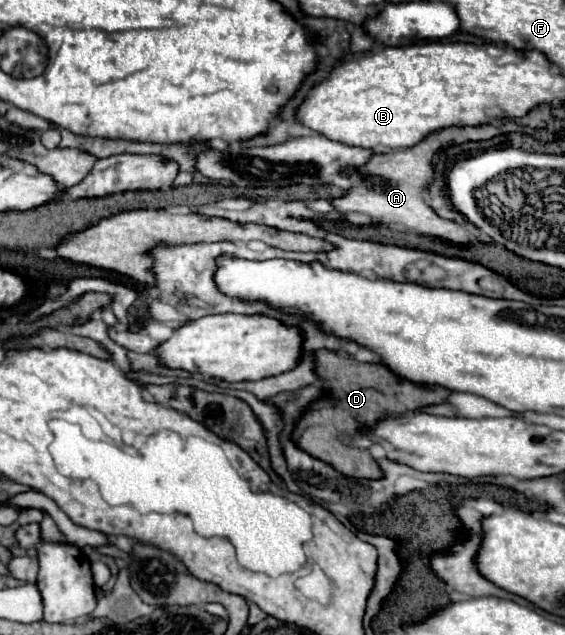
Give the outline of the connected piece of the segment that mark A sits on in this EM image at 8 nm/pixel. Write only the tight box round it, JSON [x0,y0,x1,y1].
[332,121,540,243]

